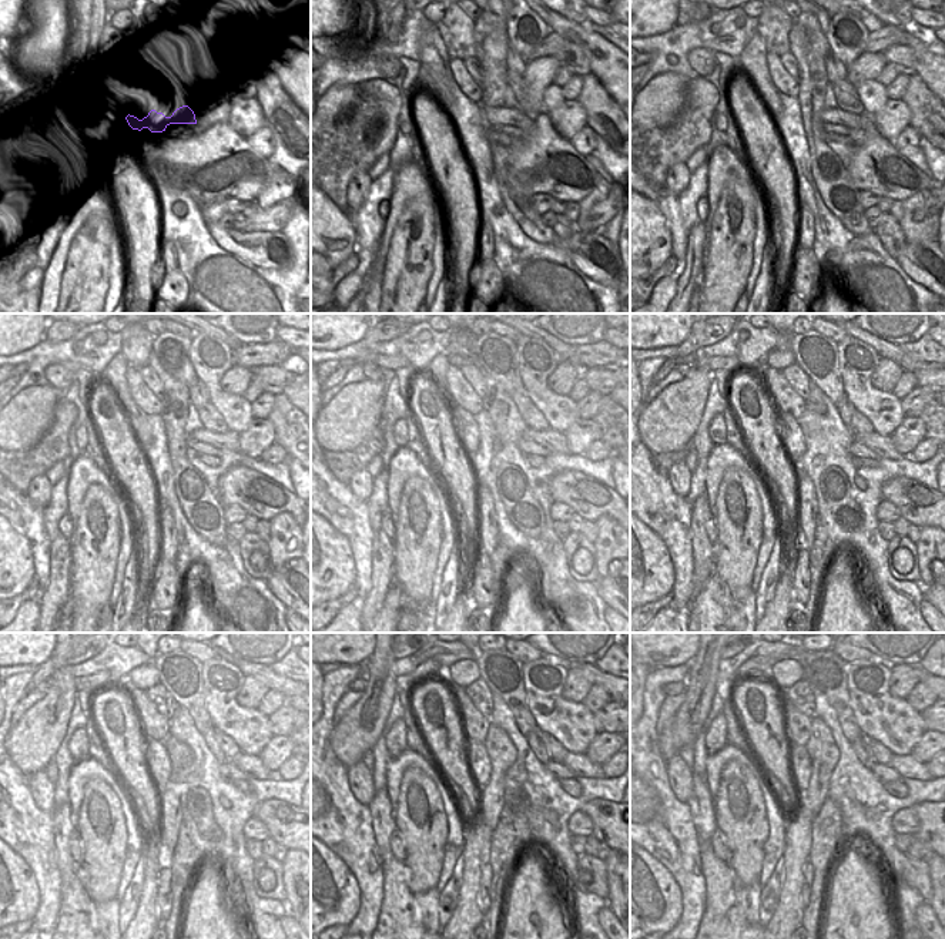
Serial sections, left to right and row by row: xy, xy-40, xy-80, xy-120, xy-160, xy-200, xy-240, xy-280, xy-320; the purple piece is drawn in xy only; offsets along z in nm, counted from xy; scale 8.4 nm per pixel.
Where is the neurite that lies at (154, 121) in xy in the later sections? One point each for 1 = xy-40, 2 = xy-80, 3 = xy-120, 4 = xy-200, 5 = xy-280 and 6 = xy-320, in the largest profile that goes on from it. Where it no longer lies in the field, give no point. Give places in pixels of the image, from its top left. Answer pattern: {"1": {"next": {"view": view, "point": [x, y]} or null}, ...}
{"1": {"next": {"view": "xy-40", "point": [515, 116]}}, "2": {"next": {"view": "xy-80", "point": [835, 116]}}, "3": {"next": {"view": "xy-120", "point": [228, 441]}}, "4": {"next": {"view": "xy-200", "point": [881, 445]}}, "5": {"next": {"view": "xy-280", "point": [579, 764]}}, "6": {"next": {"view": "xy-320", "point": [907, 765]}}}

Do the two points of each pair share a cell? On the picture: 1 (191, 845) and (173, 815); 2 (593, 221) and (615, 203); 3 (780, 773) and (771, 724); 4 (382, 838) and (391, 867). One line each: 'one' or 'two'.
1: two
2: one
3: one
4: two

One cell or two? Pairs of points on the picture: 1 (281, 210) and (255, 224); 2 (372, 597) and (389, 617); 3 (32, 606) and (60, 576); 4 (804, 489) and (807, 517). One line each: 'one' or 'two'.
1: one
2: two
3: two
4: one

